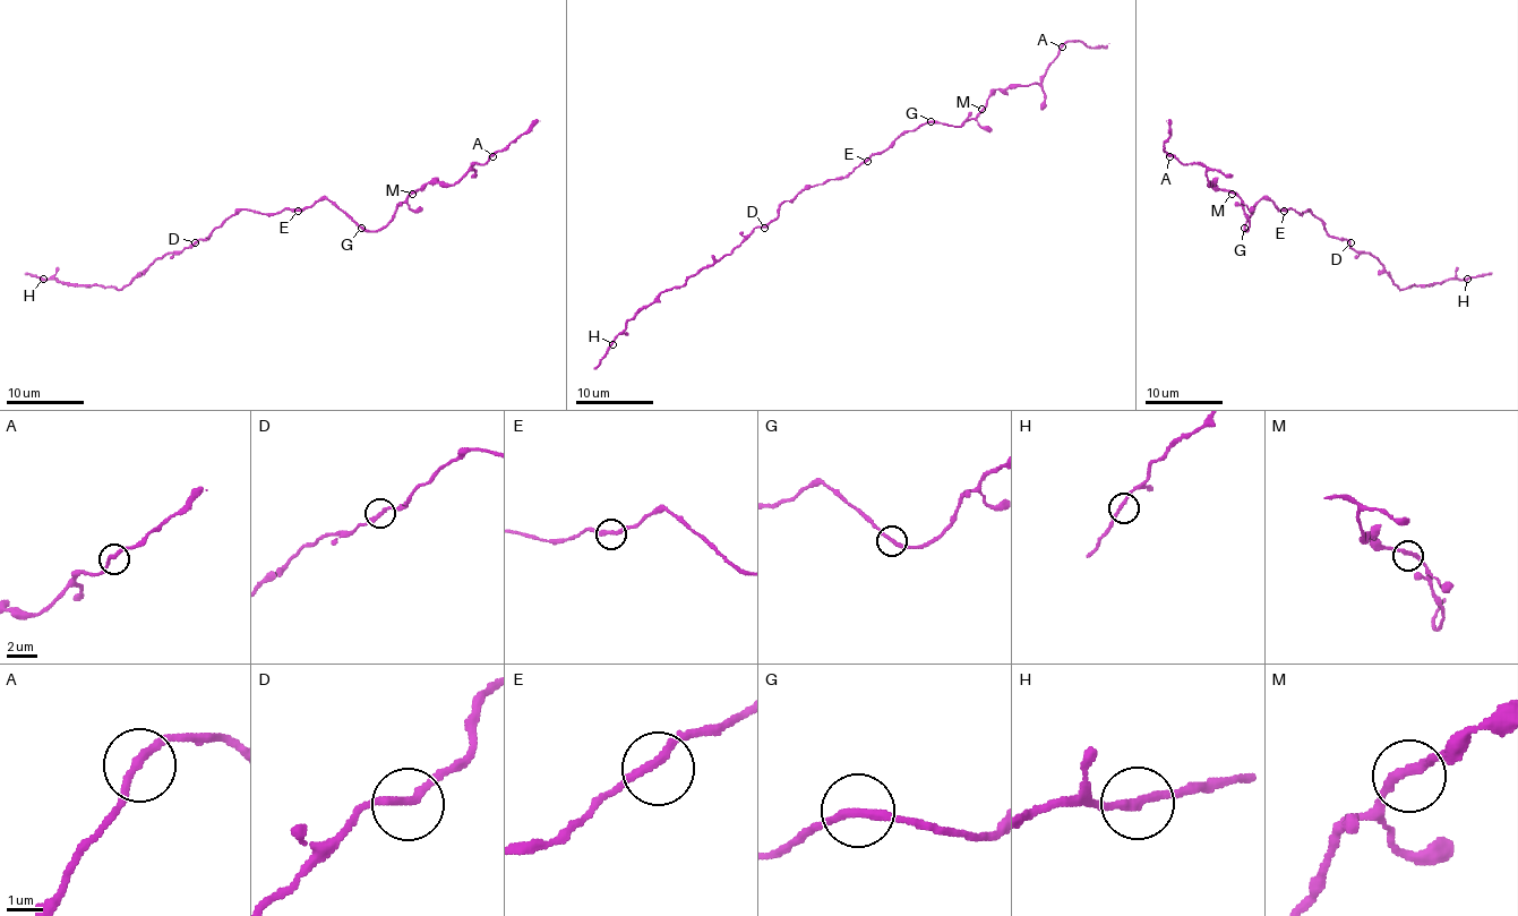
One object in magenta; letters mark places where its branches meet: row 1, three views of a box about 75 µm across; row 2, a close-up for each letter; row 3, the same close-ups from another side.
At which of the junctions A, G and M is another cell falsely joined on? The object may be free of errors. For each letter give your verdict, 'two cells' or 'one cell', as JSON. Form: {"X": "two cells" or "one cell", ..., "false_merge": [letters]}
{"A": "one cell", "G": "one cell", "M": "one cell", "false_merge": []}

